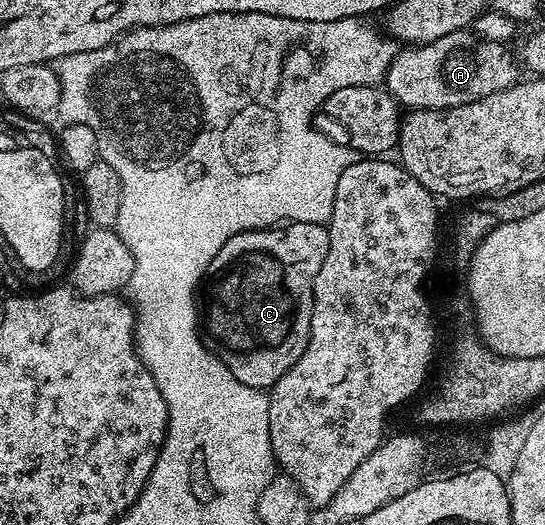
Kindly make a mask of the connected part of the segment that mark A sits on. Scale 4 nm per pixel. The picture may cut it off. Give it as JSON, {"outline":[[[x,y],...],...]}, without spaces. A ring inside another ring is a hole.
{"outline":[[[472,29],[451,32],[451,36],[439,36],[439,40],[431,40],[431,44],[422,46],[406,45],[398,49],[393,62],[385,74],[384,89],[389,91],[395,101],[402,107],[414,110],[446,110],[459,104],[471,104],[475,100],[483,100],[495,92],[503,92],[508,86],[516,86],[518,63],[505,54],[506,47],[499,42],[488,42],[478,38]]]}

